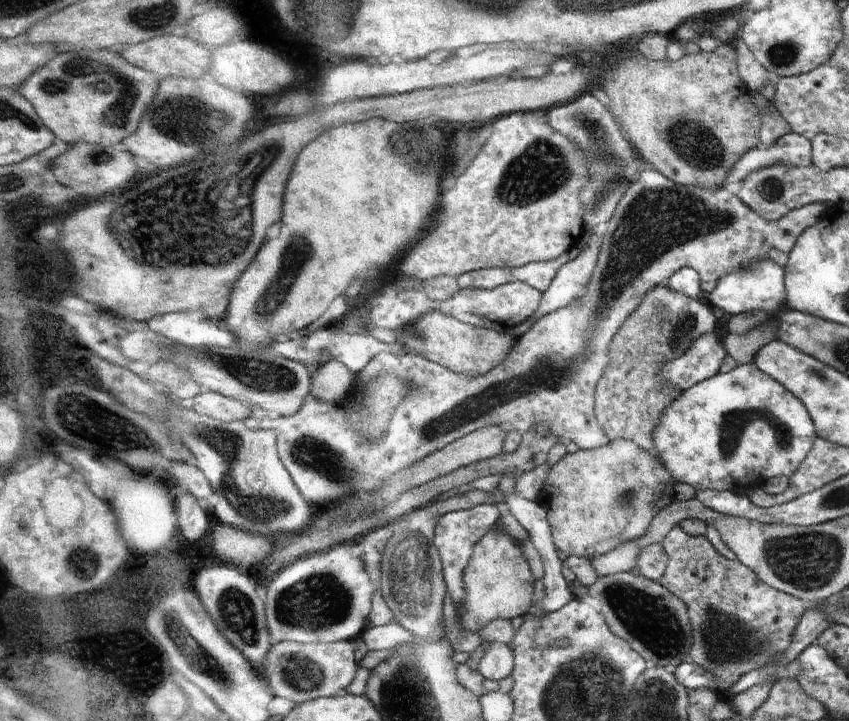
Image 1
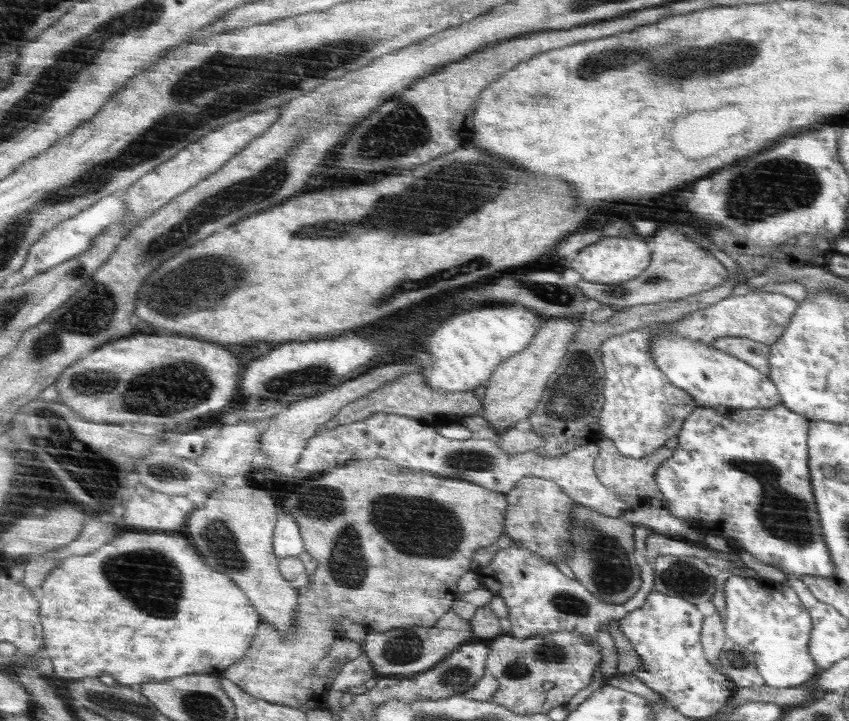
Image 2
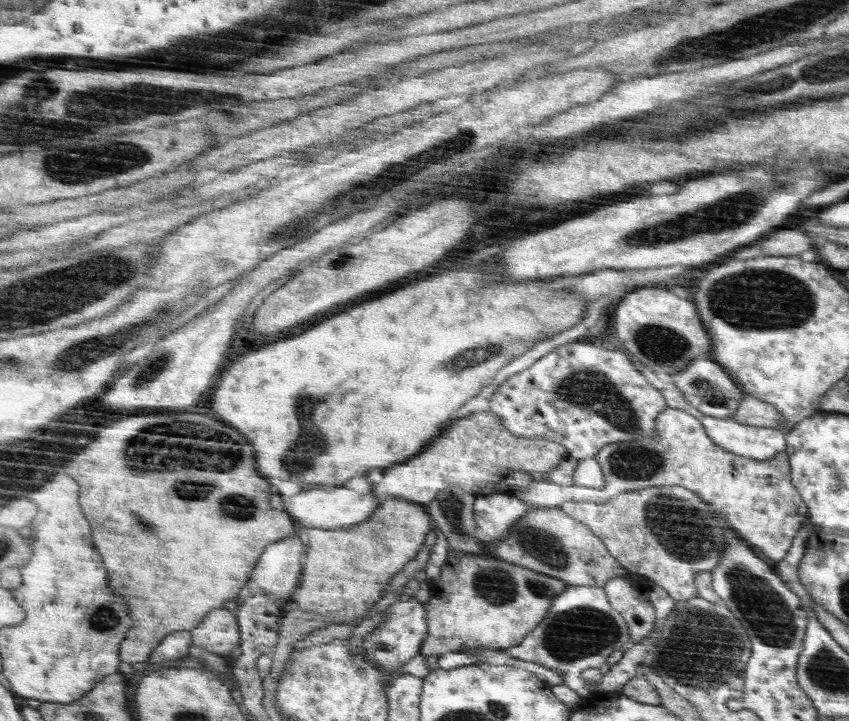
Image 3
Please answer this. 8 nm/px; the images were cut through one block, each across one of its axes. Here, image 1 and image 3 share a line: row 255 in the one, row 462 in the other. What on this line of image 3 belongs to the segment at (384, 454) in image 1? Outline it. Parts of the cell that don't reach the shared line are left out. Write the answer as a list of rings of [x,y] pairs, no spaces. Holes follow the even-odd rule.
[[[676,408],[663,409],[655,421],[655,431],[658,437],[646,437],[635,441],[609,444],[602,448],[596,457],[602,468],[604,485],[602,488],[585,488],[568,486],[562,488],[554,482],[538,482],[530,488],[524,488],[515,496],[528,506],[535,508],[559,508],[564,502],[594,501],[607,503],[616,495],[626,491],[642,490],[661,486],[684,486],[690,489],[707,503],[714,506],[718,514],[725,517],[726,524],[734,528],[738,536],[746,540],[750,546],[755,546],[775,563],[782,561],[792,546],[792,540],[802,525],[809,521],[809,507],[802,500],[800,490],[793,484],[792,470],[789,464],[789,454],[778,452],[771,460],[755,460],[733,454],[710,439],[705,426],[689,413]]]

